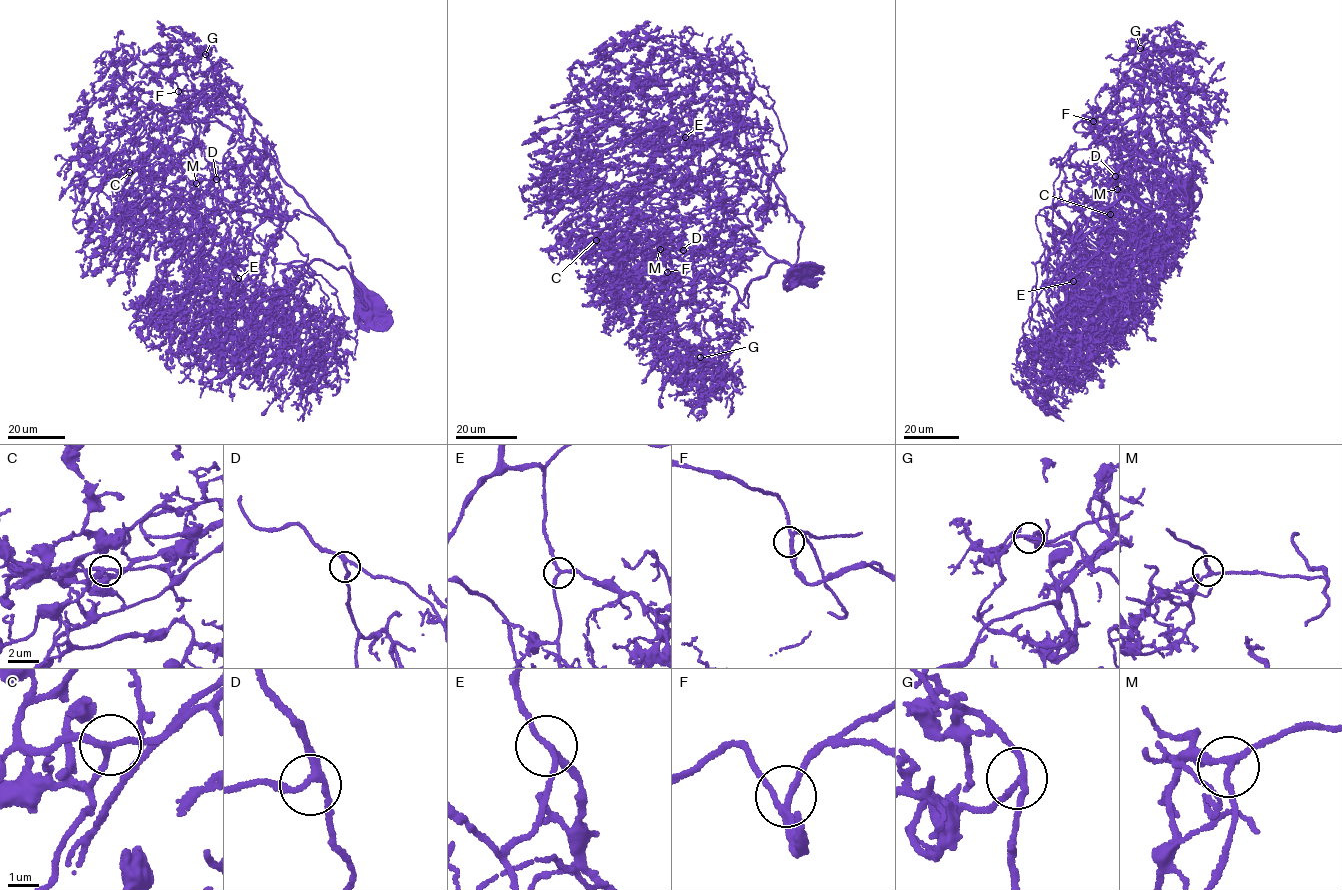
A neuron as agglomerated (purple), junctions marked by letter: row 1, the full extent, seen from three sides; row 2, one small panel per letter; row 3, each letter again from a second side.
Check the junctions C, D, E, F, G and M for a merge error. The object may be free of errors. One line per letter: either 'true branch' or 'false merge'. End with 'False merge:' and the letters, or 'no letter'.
C: true branch
D: true branch
E: true branch
F: true branch
G: true branch
M: true branch
False merge: no letter

